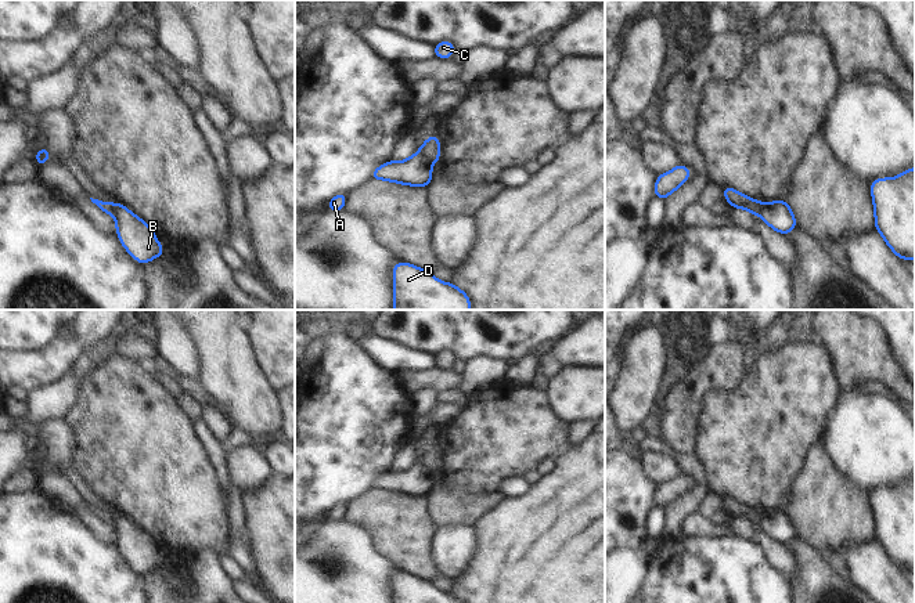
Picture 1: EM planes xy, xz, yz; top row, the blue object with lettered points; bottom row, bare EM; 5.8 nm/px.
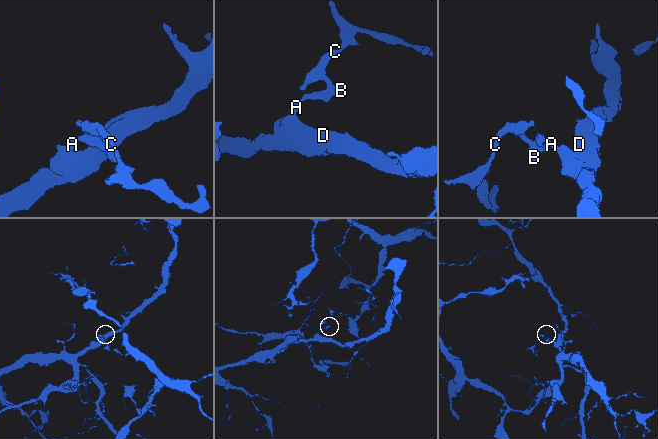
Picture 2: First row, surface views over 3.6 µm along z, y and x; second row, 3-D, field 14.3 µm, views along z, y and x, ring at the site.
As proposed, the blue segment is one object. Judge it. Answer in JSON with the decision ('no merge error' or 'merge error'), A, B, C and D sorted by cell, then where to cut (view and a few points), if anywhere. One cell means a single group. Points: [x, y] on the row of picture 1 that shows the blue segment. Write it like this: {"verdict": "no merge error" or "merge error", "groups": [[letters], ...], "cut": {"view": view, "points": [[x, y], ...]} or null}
{"verdict": "merge error", "groups": [["A", "D"], ["B", "C"]], "cut": {"view": "xz", "points": [[418, 152], [432, 163]]}}

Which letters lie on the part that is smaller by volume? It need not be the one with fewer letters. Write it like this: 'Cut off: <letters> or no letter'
Cut off: B, C

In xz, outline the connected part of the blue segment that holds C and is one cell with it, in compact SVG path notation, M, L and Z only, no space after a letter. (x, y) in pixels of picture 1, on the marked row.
M440 41L440 43L435 44L436 58L451 58L454 50L455 50L455 47L450 41Z

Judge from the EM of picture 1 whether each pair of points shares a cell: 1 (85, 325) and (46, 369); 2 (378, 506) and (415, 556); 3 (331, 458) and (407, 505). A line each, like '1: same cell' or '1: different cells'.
1: same cell
2: same cell
3: different cells

